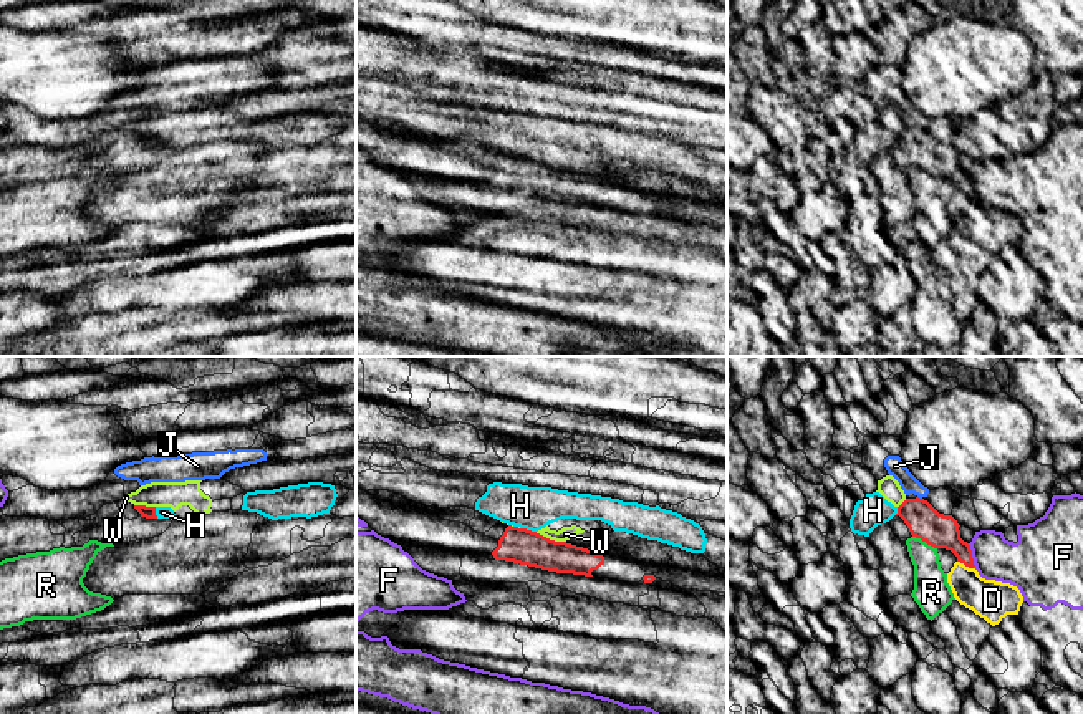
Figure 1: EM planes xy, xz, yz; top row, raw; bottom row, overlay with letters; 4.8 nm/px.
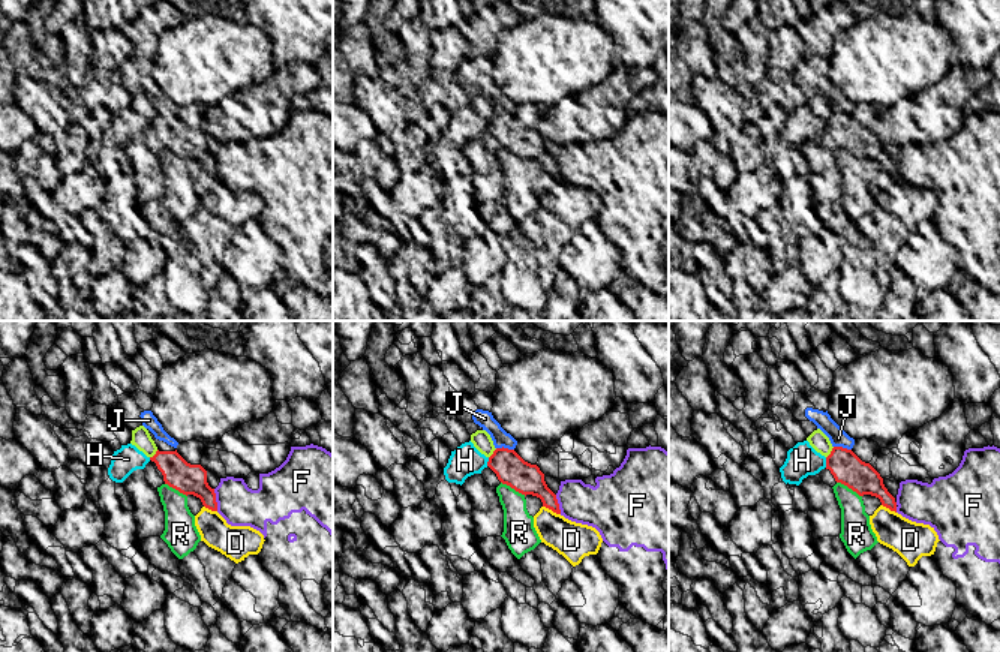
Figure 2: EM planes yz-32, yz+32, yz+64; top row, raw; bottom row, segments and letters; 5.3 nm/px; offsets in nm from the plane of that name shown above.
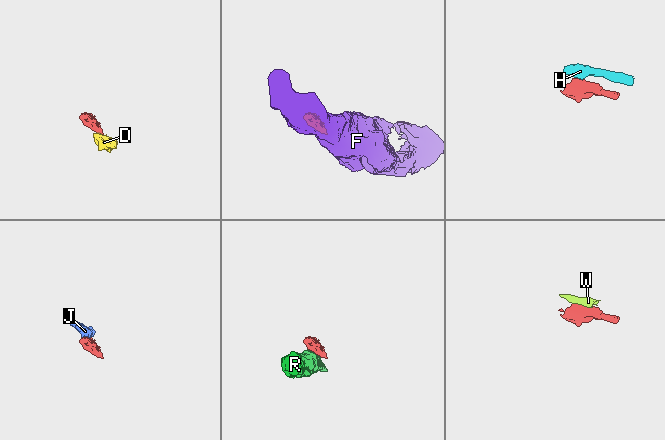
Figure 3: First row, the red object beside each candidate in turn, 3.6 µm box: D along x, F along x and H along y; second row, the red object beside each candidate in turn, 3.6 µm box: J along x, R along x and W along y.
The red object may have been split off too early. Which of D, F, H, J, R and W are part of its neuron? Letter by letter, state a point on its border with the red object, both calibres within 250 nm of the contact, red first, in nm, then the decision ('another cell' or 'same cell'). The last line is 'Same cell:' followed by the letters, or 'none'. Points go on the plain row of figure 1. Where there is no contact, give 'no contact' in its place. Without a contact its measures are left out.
D: contact yz (966, 194); calibres 170 and 190 nm; another cell
F: contact yz (971, 184); calibres 170 and 220 nm; another cell
H: contact xz (529, 159); calibres 170 and 200 nm; another cell
J: contact yz (918, 126); calibres 170 and 90 nm; another cell
R: contact yz (924, 169); calibres 170 and 180 nm; another cell
W: contact xz (548, 168); calibres 170 and 70 nm; another cell
Same cell: none

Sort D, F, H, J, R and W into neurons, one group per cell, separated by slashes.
D / F / H W / J / R

